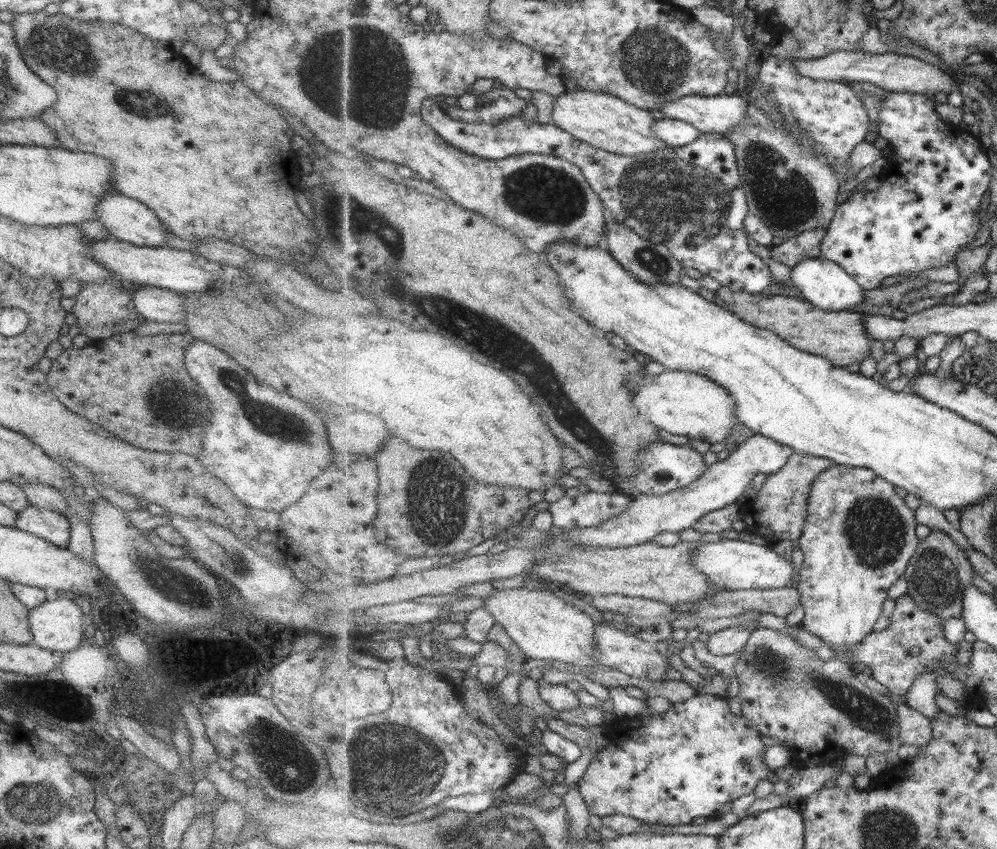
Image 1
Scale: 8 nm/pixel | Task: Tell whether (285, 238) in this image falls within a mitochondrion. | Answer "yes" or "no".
no

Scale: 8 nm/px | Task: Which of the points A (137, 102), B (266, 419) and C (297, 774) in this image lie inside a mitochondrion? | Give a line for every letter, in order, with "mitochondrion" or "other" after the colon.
A: mitochondrion
B: mitochondrion
C: mitochondrion

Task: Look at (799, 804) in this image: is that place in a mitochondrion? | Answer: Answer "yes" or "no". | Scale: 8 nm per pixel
no

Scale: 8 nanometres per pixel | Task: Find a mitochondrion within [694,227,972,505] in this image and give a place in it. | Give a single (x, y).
(937, 475)

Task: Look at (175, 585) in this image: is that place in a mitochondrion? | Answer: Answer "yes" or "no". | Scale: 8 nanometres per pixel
yes

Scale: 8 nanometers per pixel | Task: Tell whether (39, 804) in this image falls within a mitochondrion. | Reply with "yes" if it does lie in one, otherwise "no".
yes

